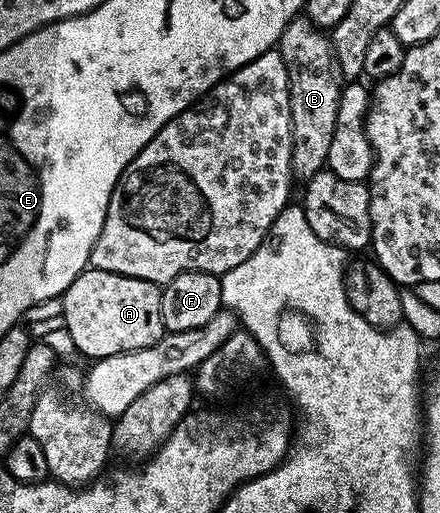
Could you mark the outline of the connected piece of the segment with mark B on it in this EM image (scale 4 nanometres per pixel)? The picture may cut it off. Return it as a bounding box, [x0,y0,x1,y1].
[279,19,342,181]

